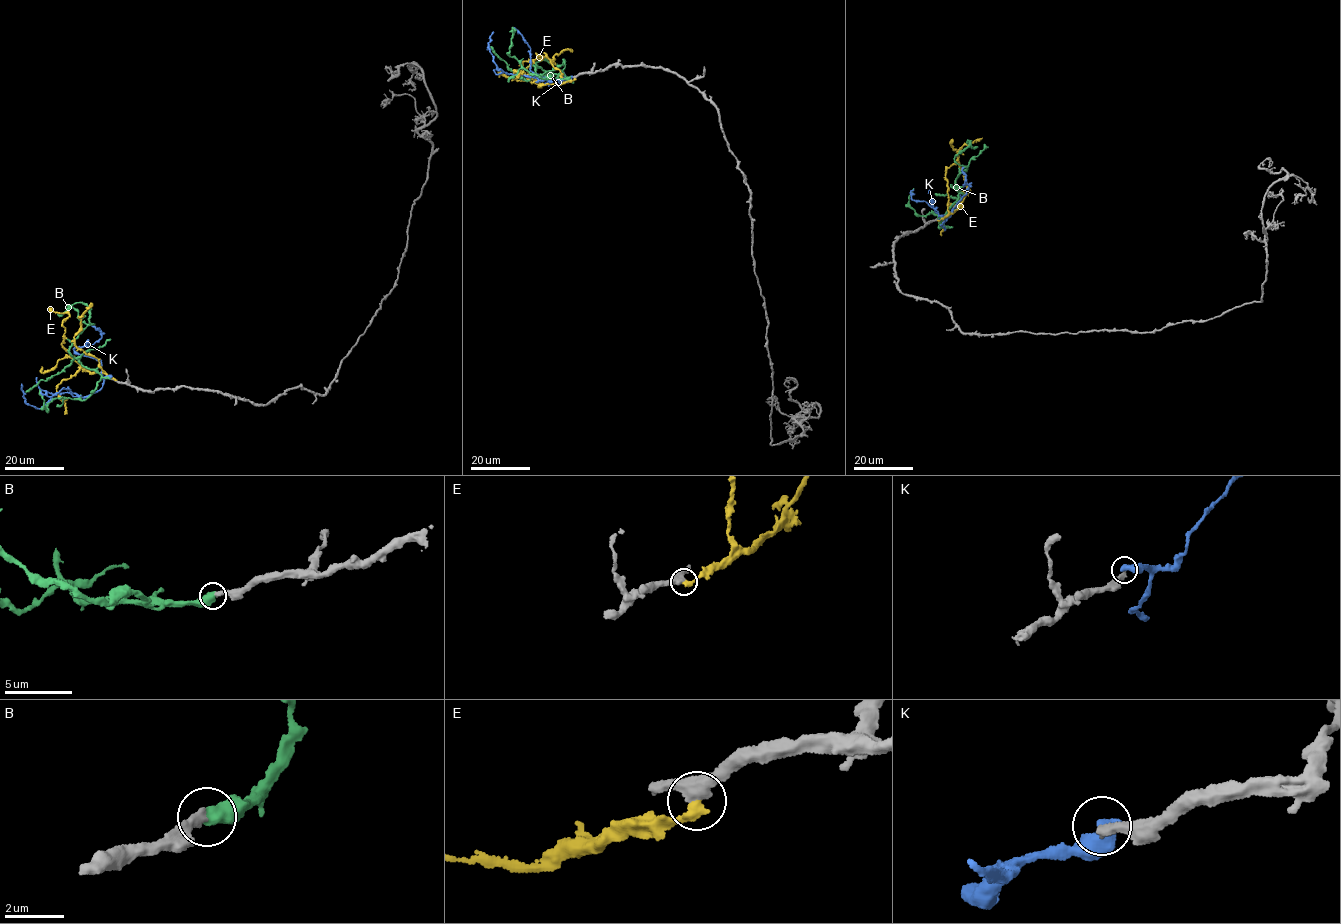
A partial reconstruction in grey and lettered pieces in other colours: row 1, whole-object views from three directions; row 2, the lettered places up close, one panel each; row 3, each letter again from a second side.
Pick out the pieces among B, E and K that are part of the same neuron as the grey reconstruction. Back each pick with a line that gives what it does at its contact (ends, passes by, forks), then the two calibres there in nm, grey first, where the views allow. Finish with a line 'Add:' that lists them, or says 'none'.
B: it ends | 340/600 nm
Add: B

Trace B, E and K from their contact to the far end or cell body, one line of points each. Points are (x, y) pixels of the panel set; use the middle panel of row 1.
B: (570, 77), (542, 78), (534, 68), (559, 74), (564, 59), (561, 65), (544, 59), (527, 67)
E: (574, 78), (558, 85), (537, 84), (530, 80), (527, 67), (537, 53), (544, 56), (525, 60), (519, 66)
K: (570, 76), (560, 82), (510, 74), (498, 68), (489, 48), (493, 31)

